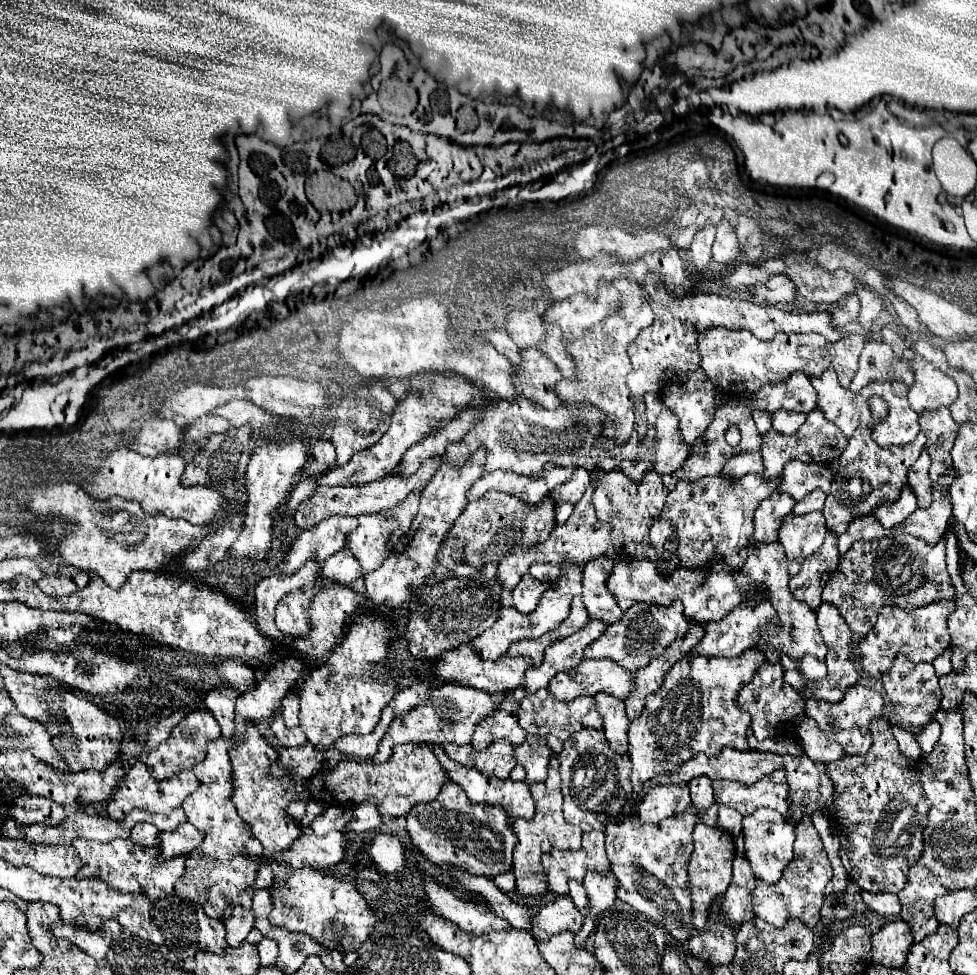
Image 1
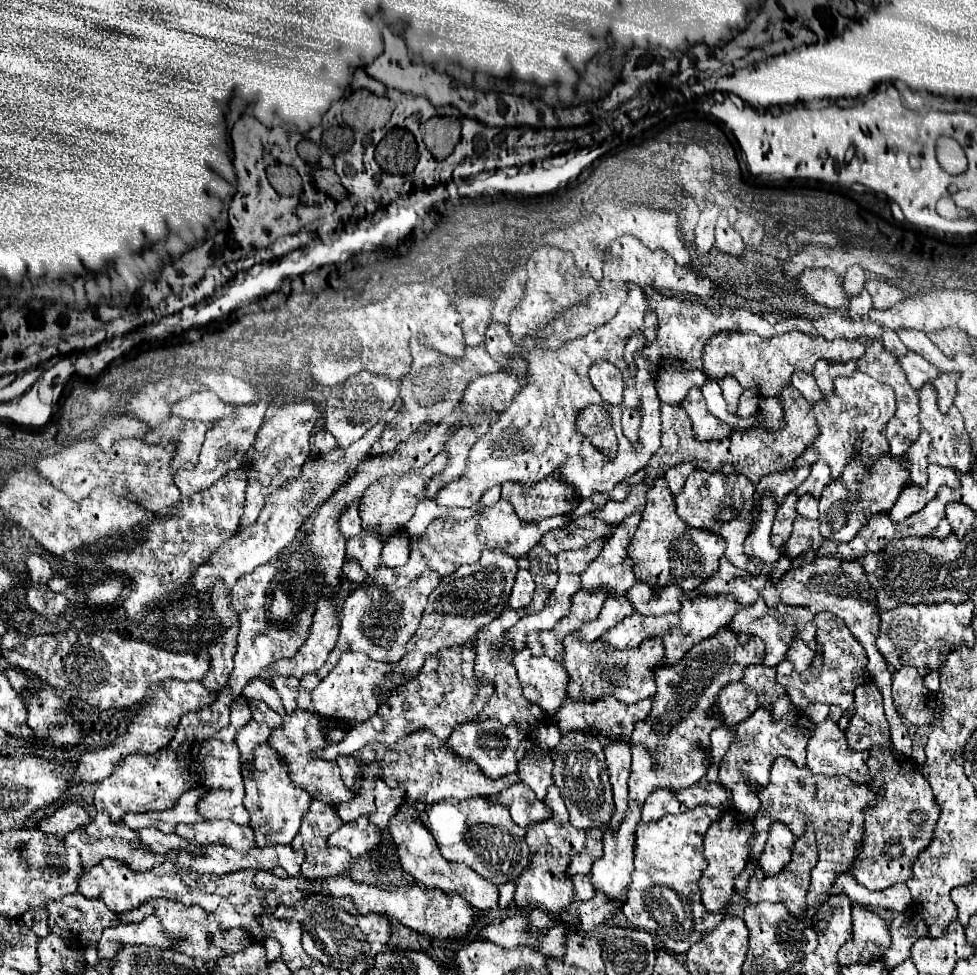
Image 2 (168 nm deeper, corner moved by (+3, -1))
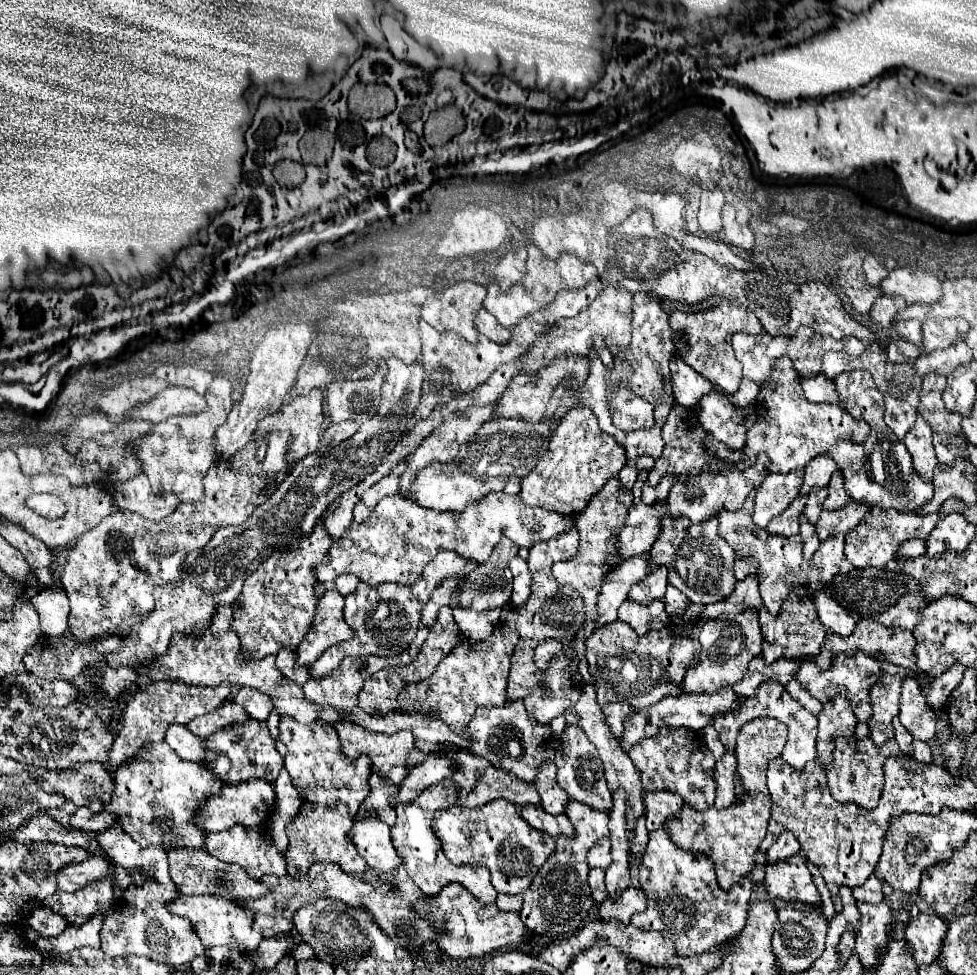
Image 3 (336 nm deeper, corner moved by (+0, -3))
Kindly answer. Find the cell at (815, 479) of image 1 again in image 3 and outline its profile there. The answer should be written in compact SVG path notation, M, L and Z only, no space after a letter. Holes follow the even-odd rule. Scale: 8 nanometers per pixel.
M834 475L830 479L828 491L830 491L830 495L828 495L826 503L824 503L824 509L830 509L830 511L832 509L842 509L842 507L846 507L852 501L852 497L844 489L844 477L842 475Z

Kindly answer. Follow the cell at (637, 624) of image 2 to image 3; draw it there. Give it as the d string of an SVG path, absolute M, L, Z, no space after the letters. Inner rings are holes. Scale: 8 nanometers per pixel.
M626 599L618 609L618 619L630 623L630 627L640 635L650 629L660 629L660 627L668 625L668 615L664 611L664 603L658 599L648 605Z

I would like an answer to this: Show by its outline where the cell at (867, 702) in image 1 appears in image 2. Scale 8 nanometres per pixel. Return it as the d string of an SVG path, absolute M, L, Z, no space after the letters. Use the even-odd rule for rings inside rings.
M873 683L855 689L855 713L845 731L847 745L855 751L867 751L873 745L889 741L889 723L883 713L883 699Z

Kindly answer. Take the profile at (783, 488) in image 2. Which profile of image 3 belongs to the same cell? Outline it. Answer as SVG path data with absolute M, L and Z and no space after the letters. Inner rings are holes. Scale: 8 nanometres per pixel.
M820 455L820 457L812 459L812 463L808 463L808 467L806 467L800 495L808 495L812 487L826 487L834 473L840 473L840 467L836 465L836 461L832 457Z

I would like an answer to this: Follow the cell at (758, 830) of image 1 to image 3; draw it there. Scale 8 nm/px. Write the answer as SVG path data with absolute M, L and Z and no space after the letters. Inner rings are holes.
M782 833L778 837L778 841L768 849L768 861L770 863L776 863L776 861L782 861L782 859L788 859L792 855L800 853L800 843L796 841L796 837L792 833Z

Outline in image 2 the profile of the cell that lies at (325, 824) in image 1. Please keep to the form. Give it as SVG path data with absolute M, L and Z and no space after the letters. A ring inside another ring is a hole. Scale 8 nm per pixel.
M359 817L351 823L341 825L333 835L329 835L327 845L347 849L353 857L359 857L375 849L379 841L381 841L381 831L373 823L369 823L367 817Z

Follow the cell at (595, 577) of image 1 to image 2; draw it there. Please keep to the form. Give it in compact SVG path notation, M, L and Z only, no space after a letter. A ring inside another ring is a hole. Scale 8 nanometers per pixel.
M639 513L623 519L617 525L617 533L605 541L601 553L581 573L581 587L585 591L593 593L595 589L605 589L609 597L621 597L625 595L625 589L637 581L631 561L625 553L625 545L629 545L633 533L637 531L637 521Z

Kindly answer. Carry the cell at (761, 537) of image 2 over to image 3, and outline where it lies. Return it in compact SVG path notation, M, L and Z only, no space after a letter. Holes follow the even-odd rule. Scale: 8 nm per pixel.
M796 469L790 473L770 473L768 479L756 489L756 507L754 507L754 523L758 527L766 527L768 521L780 515L800 493L804 469Z

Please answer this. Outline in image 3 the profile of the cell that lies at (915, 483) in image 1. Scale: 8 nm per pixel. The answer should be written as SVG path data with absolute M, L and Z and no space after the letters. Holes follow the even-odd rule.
M920 415L916 419L914 427L906 433L904 445L912 455L912 463L914 463L916 473L924 481L932 481L932 473L934 473L938 459L936 459L934 445L932 445L932 431L930 431L928 423L924 419L920 419Z

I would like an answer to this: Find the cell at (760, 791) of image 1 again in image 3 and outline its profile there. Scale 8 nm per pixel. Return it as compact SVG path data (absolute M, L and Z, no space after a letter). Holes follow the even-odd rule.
M662 727L658 735L644 737L640 743L626 745L624 751L642 773L642 785L646 791L672 791L678 793L686 805L694 811L704 811L712 807L714 799L714 783L712 783L712 767L716 763L714 755L706 747L702 735L688 727Z

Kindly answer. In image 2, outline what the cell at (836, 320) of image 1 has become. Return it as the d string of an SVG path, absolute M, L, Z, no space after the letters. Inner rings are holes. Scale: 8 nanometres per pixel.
M861 293L861 295L849 299L847 315L849 315L849 319L859 321L861 315L865 315L869 309L871 309L871 297L869 297L869 293Z

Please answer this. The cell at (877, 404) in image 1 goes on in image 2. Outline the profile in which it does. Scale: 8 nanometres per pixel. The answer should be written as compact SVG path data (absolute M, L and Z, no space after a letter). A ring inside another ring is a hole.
M857 373L849 379L839 377L835 383L835 395L829 397L827 401L819 401L813 405L819 435L809 445L809 449L805 449L801 453L801 457L797 457L795 467L803 467L803 465L809 467L817 461L825 461L831 467L831 477L837 479L837 477L841 477L841 471L851 457L855 439L863 439L861 453L865 453L865 457L871 457L871 455L879 457L881 453L887 453L885 425L895 415L895 409L897 409L895 393L893 393L893 389L889 389L889 385L869 377L865 373Z

